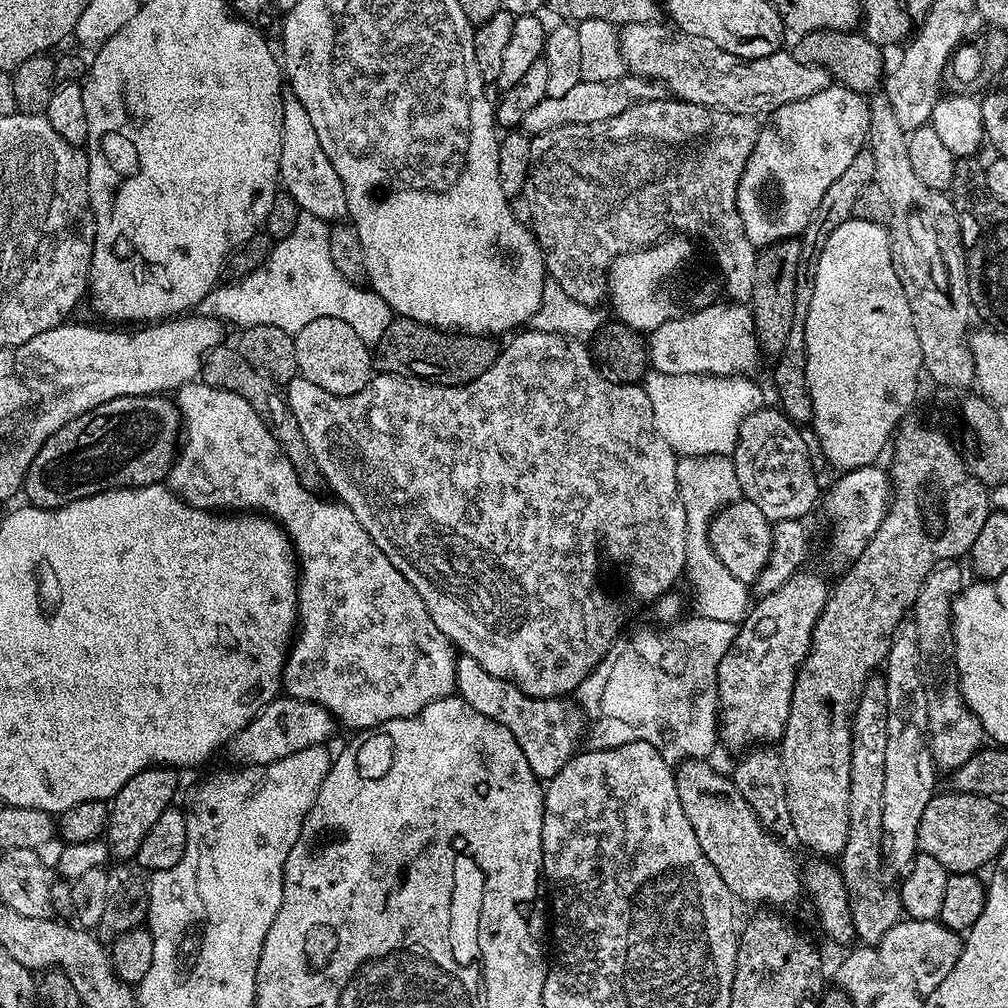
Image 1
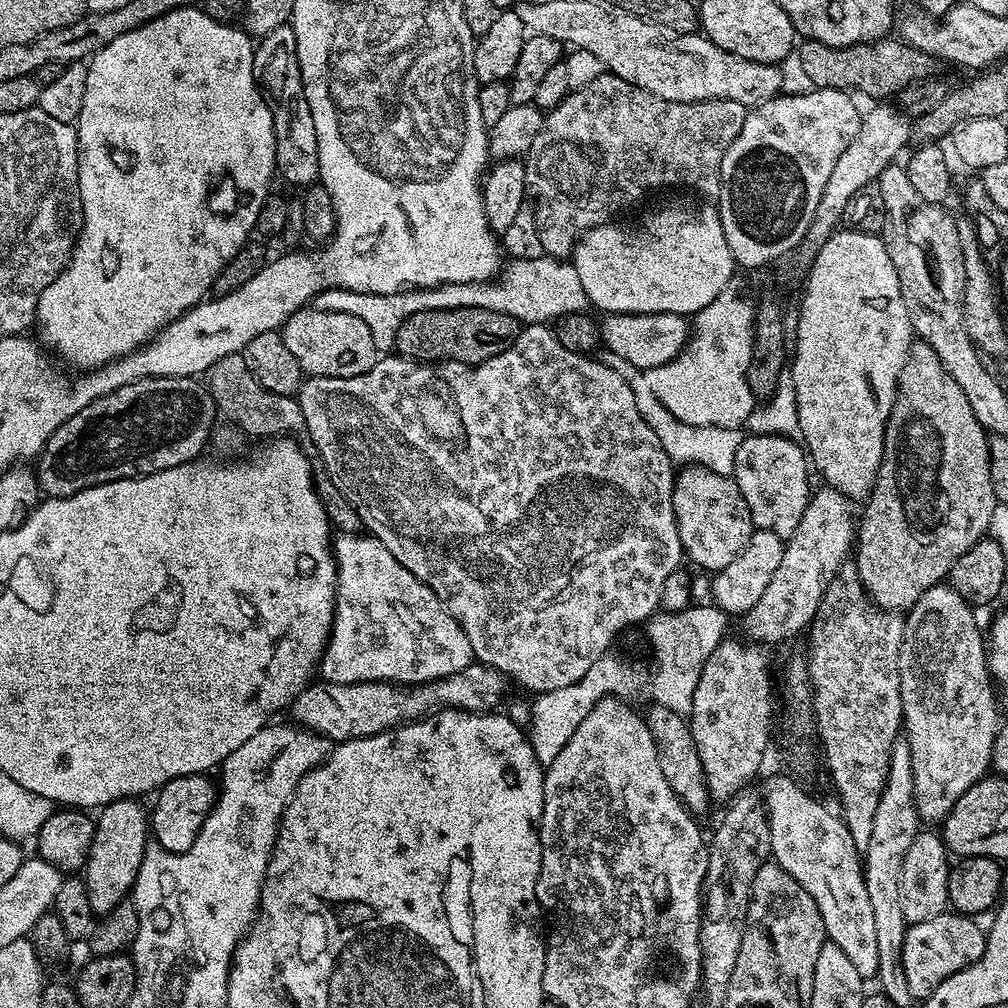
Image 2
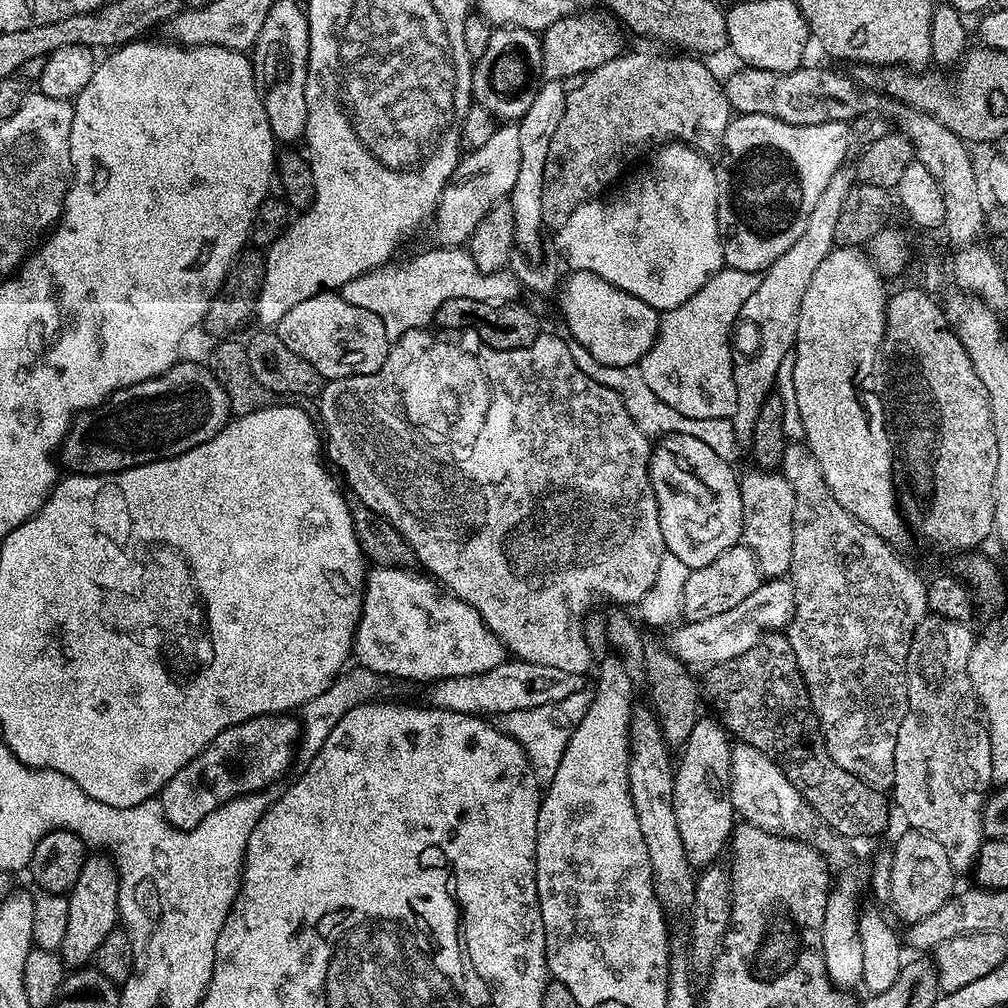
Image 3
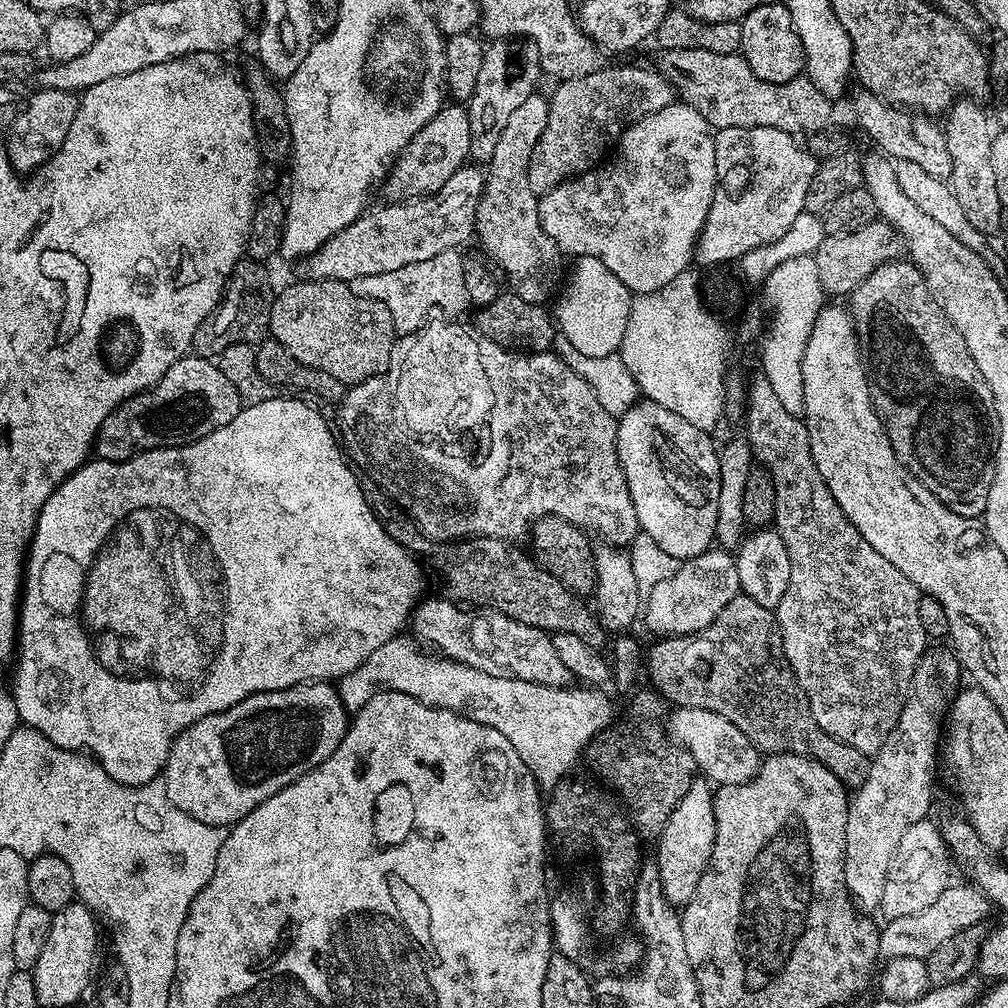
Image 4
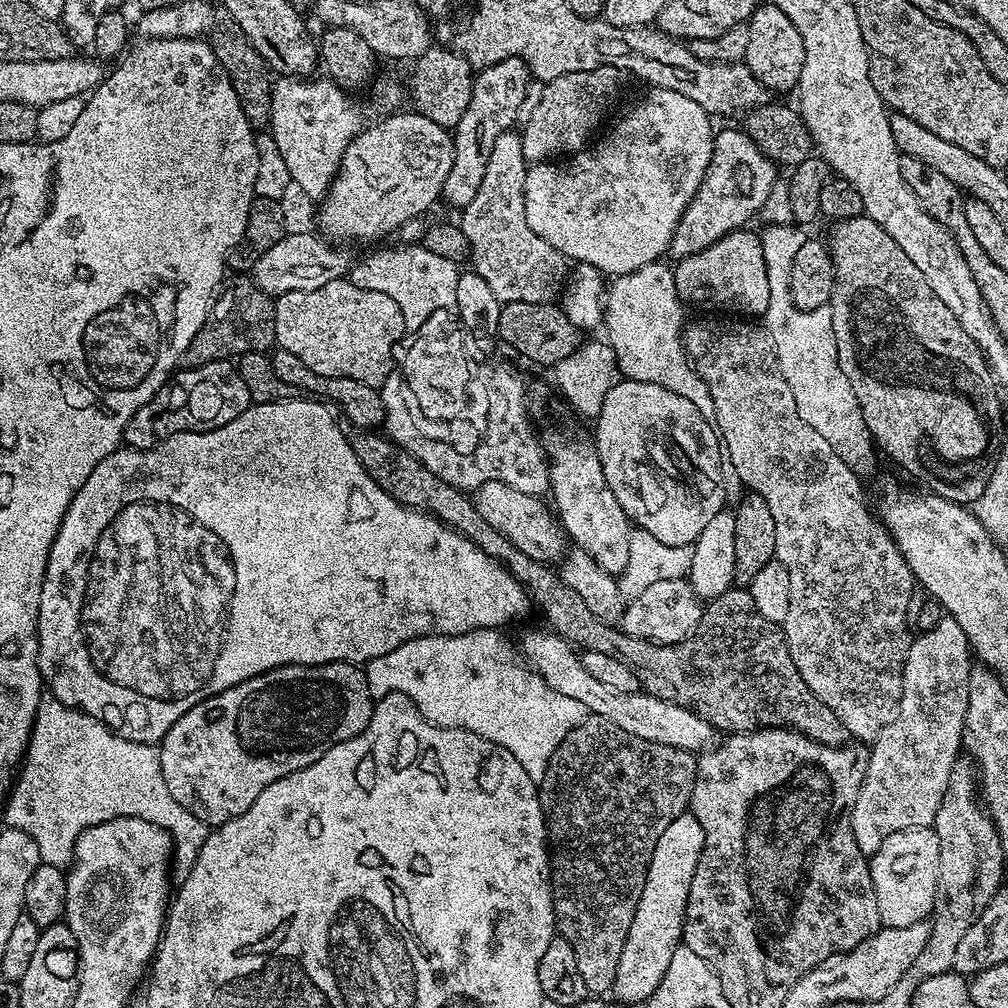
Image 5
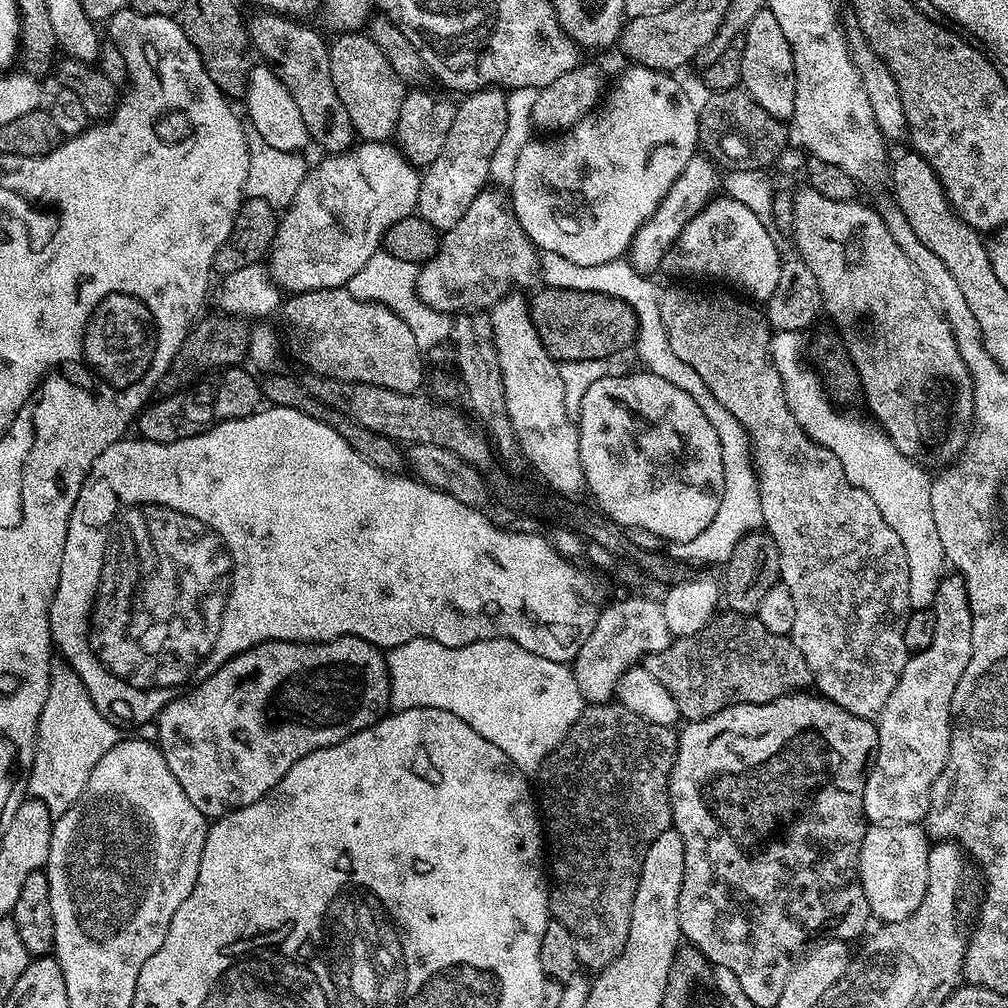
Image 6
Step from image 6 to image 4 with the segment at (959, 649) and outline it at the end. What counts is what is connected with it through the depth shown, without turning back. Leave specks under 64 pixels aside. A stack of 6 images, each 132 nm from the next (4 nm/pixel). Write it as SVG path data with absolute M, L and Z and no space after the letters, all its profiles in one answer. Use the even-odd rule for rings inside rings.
M925 651L920 657L920 664L912 679L912 689L908 692L908 700L904 704L902 714L898 718L895 730L888 735L886 742L871 757L868 774L863 783L855 791L848 805L846 818L846 854L844 869L846 870L846 886L855 907L865 913L877 911L882 902L882 890L886 886L886 874L890 870L890 862L898 850L898 842L902 842L902 834L914 826L914 822L925 819L932 808L932 787L936 784L936 747L942 744L942 716L950 706L950 697L957 691L962 680L960 661L951 651Z

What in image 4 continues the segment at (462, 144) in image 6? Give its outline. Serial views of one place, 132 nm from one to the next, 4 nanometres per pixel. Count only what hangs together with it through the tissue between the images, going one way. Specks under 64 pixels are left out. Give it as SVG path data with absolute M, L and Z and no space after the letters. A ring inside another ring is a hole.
M509 38L492 40L484 49L482 70L474 82L474 94L466 101L470 122L470 157L476 162L486 162L498 146L498 138L514 109L537 91L536 83L542 80L538 46L532 40Z

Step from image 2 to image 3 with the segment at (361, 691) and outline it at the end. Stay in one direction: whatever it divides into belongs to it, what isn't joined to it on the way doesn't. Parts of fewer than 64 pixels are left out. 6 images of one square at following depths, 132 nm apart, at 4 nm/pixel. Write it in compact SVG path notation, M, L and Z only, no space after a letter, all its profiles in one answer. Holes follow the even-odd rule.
M515 658L505 660L492 670L478 675L462 675L445 680L437 680L431 685L427 703L433 708L454 710L479 716L497 714L536 706L557 704L565 701L571 694L585 689L587 677L583 673L556 669L541 663L526 662Z

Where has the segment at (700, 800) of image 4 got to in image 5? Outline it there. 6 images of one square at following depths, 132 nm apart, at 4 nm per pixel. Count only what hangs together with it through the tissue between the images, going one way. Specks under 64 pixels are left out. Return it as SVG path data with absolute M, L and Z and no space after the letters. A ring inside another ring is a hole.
M691 814L674 818L662 830L662 838L658 838L646 870L646 886L642 886L642 898L638 898L630 934L626 934L626 946L622 946L622 958L618 958L612 992L622 1003L640 1006L651 998L669 969L676 948L681 947L690 882L694 882L694 870L698 870L703 849L704 831L698 818Z

